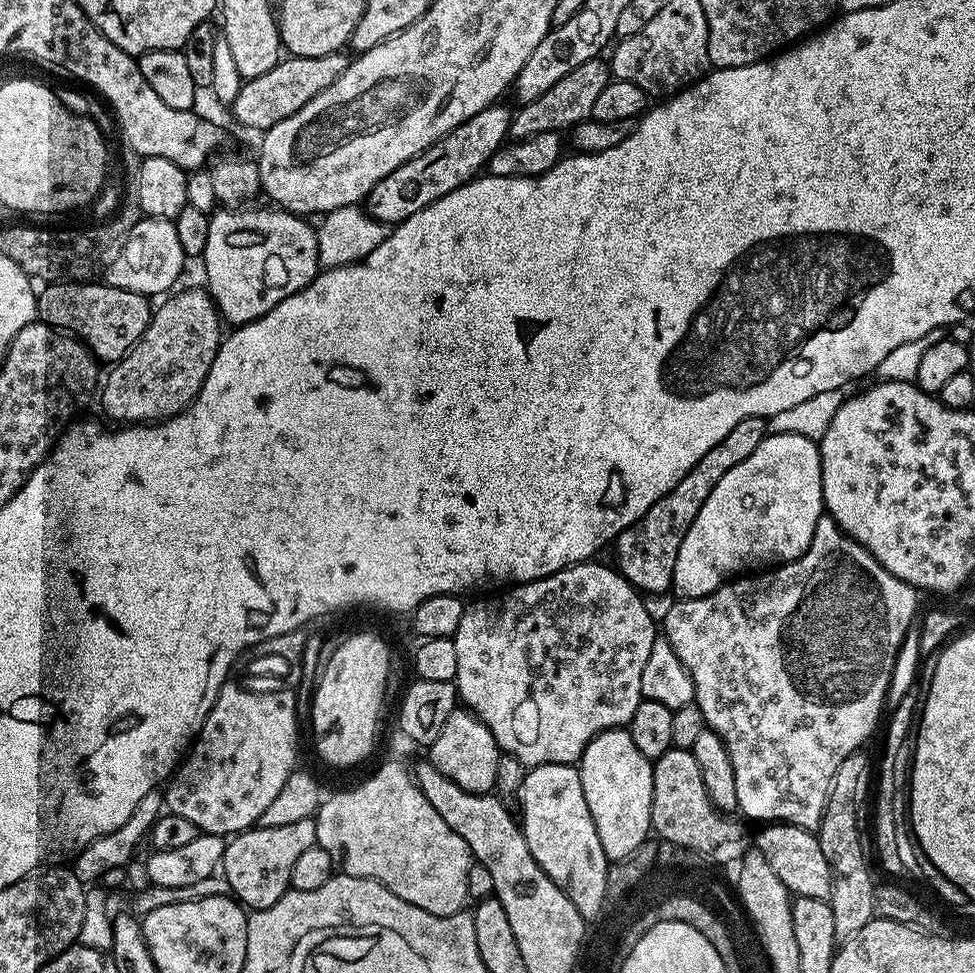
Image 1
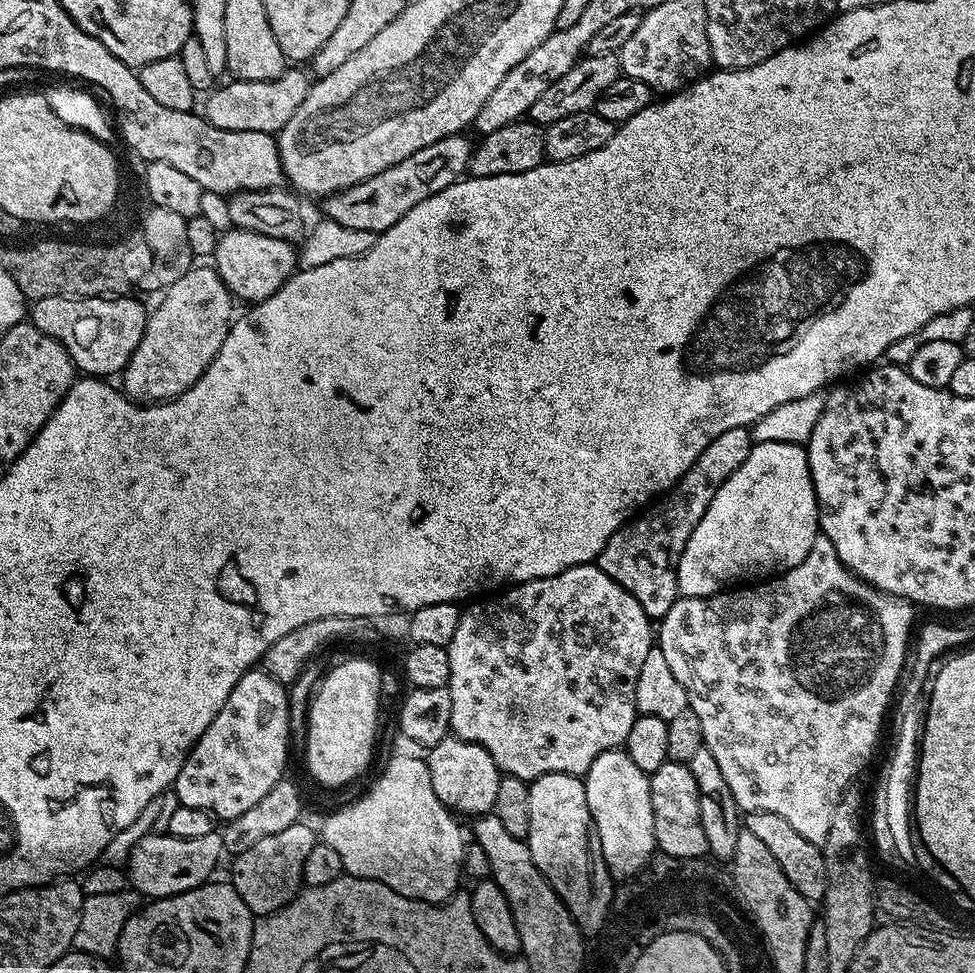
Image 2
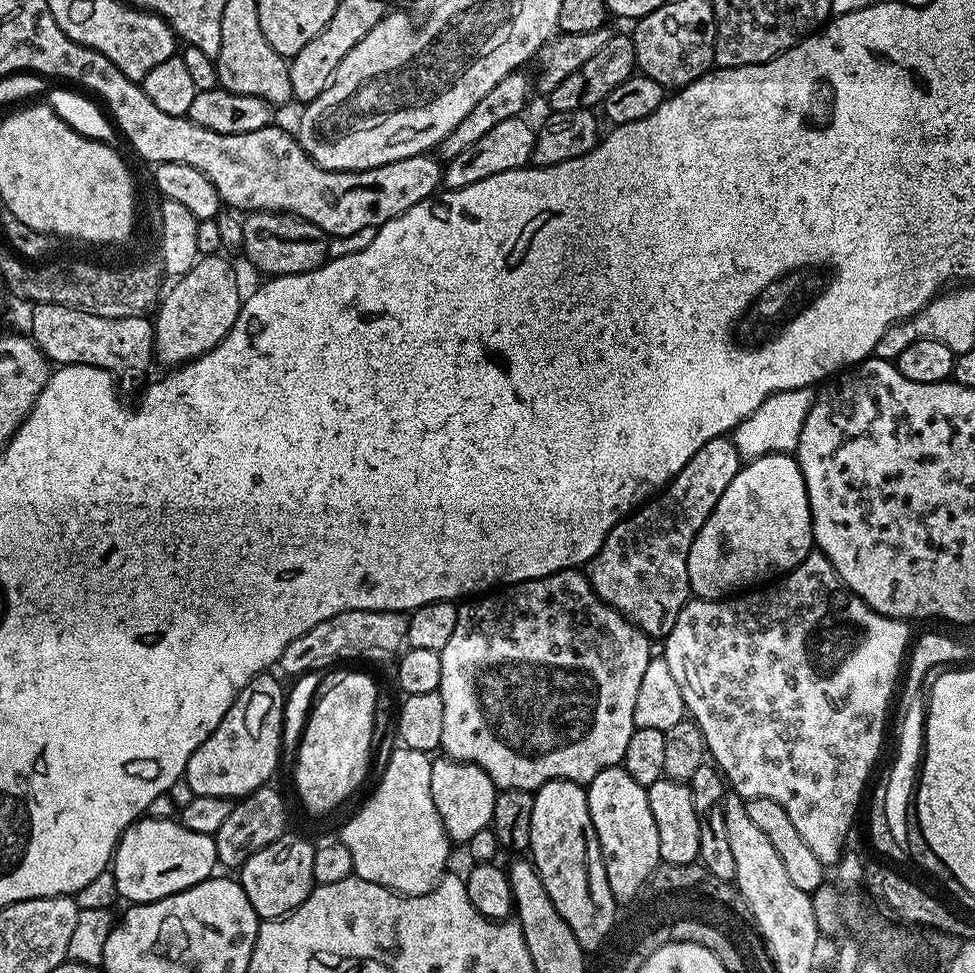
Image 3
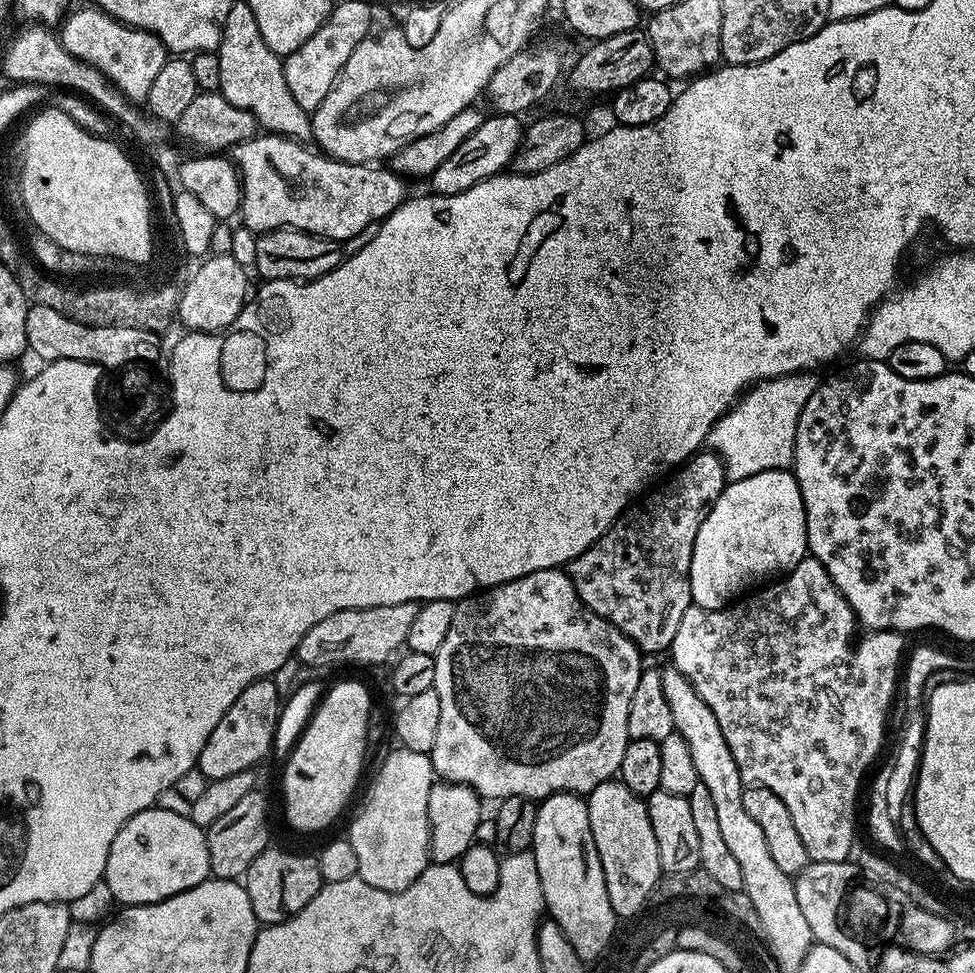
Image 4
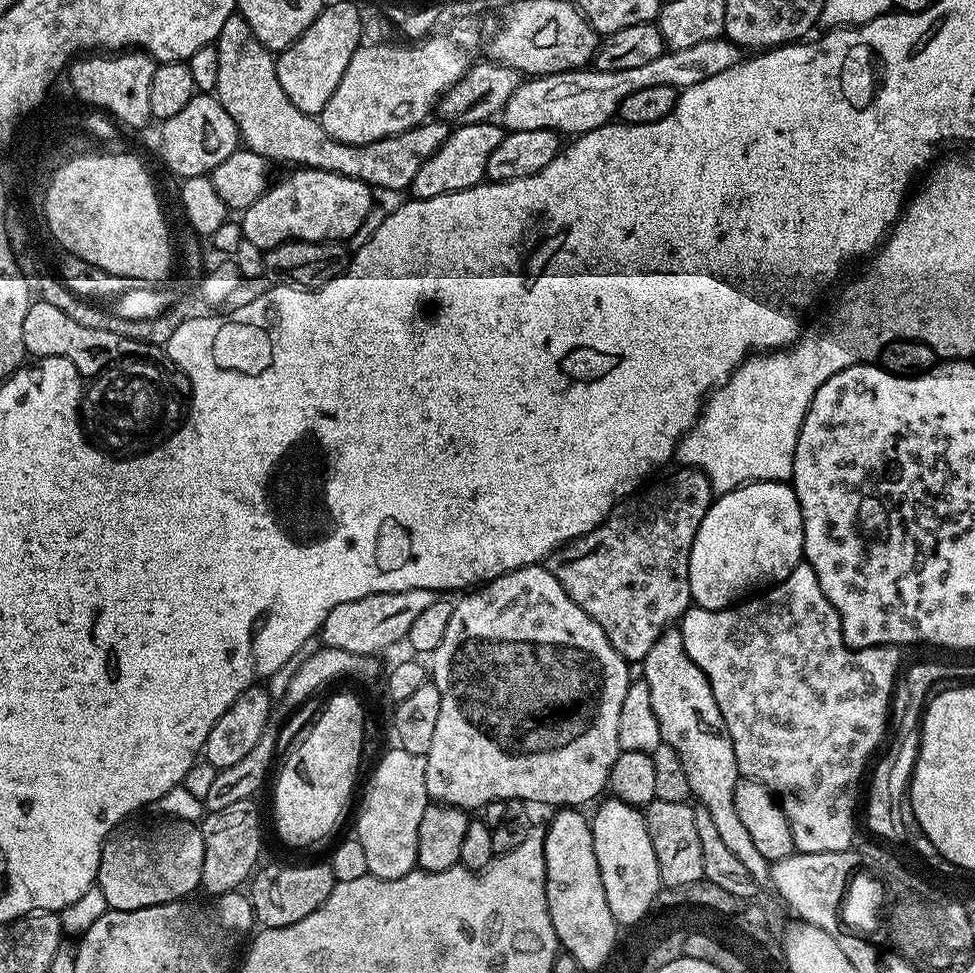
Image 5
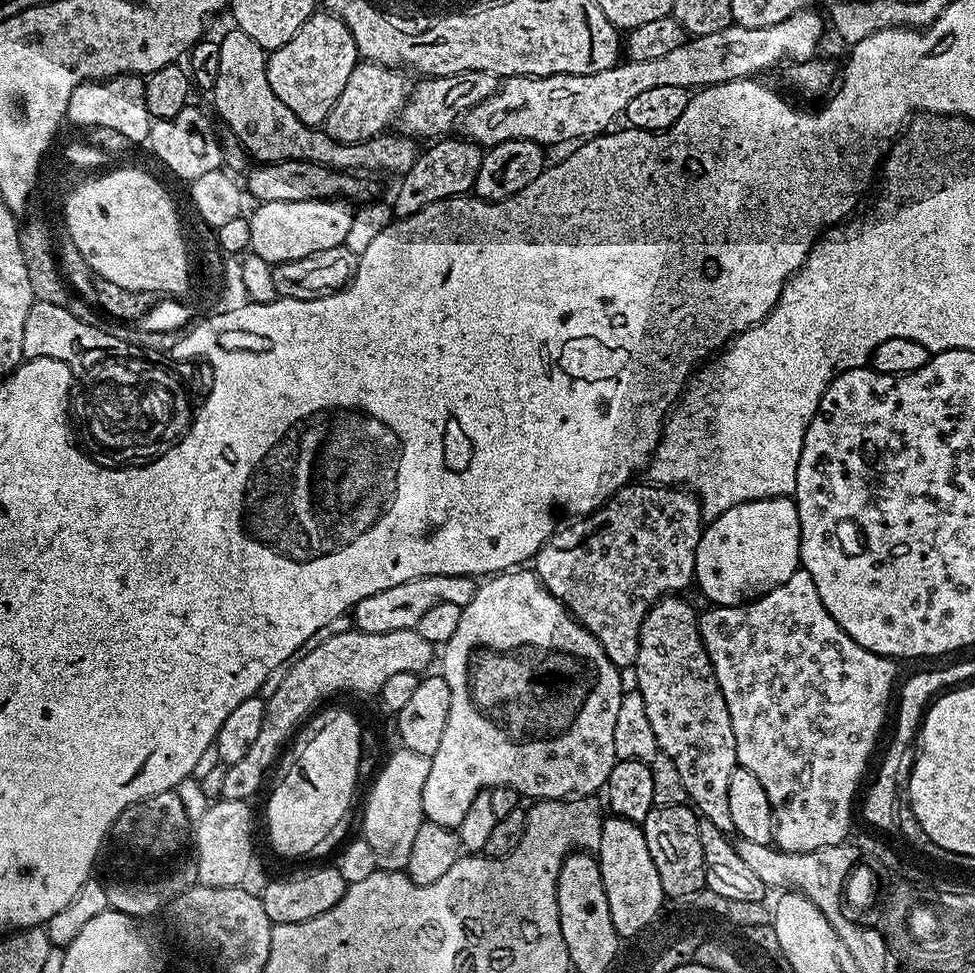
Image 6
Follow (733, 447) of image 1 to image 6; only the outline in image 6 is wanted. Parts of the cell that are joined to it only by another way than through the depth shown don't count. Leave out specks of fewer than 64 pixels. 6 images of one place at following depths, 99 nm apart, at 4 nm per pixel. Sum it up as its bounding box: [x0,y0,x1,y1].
[534,482,702,669]

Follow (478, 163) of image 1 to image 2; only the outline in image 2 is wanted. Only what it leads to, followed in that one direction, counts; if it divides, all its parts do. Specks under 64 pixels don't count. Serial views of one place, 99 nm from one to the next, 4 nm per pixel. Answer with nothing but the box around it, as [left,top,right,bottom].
[323,134,473,234]

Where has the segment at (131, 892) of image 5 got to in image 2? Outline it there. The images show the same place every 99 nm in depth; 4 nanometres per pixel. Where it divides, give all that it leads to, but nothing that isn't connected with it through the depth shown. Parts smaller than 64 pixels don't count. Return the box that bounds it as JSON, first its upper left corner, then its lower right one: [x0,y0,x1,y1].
[126,831,225,898]

